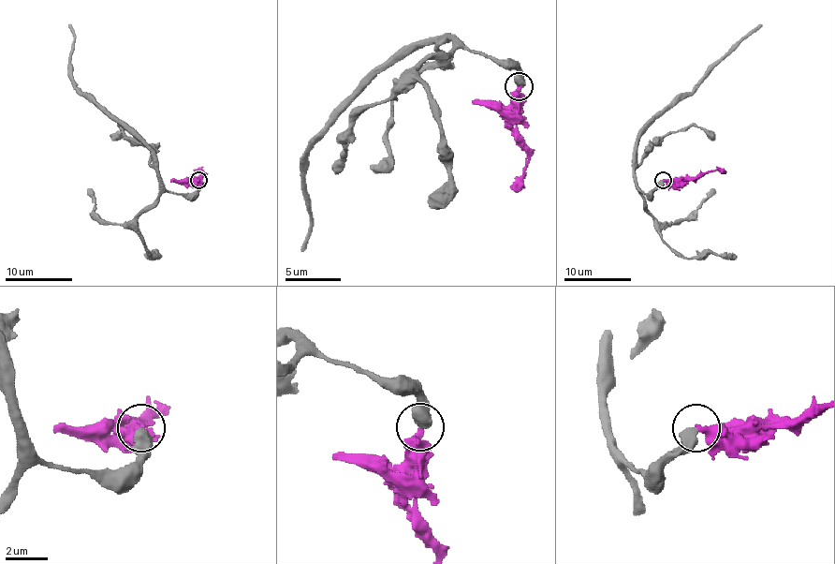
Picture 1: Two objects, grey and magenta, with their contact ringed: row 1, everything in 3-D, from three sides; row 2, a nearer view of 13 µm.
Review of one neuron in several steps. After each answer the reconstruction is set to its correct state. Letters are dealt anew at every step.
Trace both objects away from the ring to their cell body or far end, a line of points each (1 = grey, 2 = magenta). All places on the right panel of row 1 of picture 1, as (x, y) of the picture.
1: (664, 180), (651, 193), (644, 193), (637, 186), (636, 142), (642, 133), (761, 24)
2: (664, 180), (695, 180), (721, 170), (725, 173)

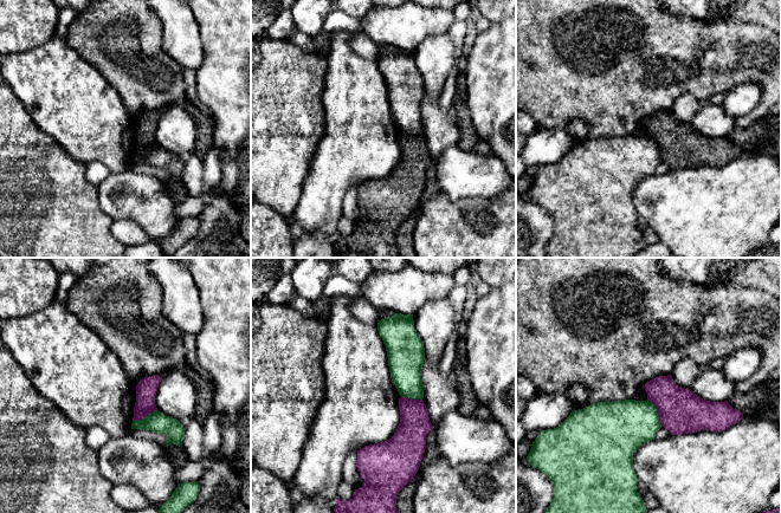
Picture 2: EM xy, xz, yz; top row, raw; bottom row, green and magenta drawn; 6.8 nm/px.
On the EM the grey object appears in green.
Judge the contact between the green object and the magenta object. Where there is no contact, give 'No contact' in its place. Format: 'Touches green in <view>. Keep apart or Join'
Touches green in yz. Keep apart

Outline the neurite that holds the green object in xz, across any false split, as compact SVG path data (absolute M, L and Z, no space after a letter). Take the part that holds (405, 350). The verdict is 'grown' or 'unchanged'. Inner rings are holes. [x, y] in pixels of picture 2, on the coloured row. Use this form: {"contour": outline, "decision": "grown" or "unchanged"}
{"contour": "M395 313L381 319L377 331L386 346L390 378L400 396L422 400L425 348L414 327L413 314Z", "decision": "unchanged"}

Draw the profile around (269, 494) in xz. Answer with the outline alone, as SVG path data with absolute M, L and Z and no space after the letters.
M251 466L251 513L293 513L286 481Z

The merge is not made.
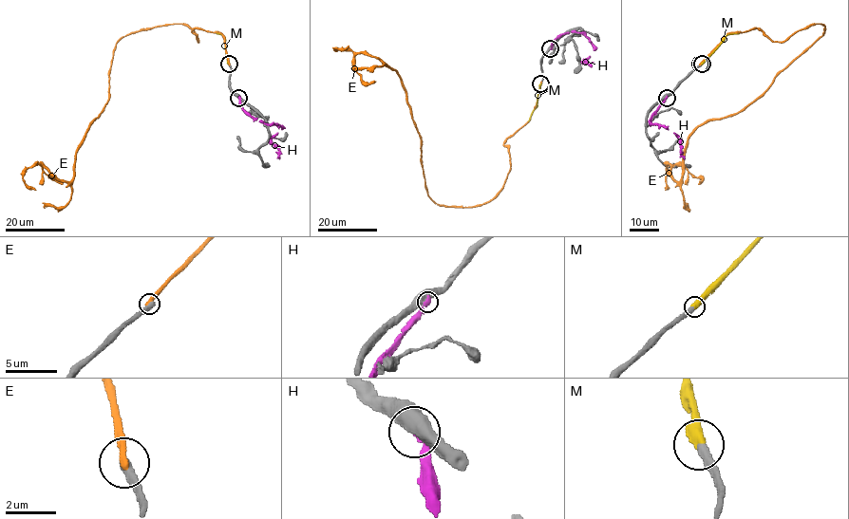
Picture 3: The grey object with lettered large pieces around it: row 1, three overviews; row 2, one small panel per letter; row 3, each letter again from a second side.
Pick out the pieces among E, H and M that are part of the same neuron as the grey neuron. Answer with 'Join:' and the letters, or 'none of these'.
Join: M

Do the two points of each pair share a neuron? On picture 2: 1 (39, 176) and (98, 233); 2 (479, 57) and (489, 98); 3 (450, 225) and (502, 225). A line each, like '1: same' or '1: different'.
1: same
2: same
3: same

